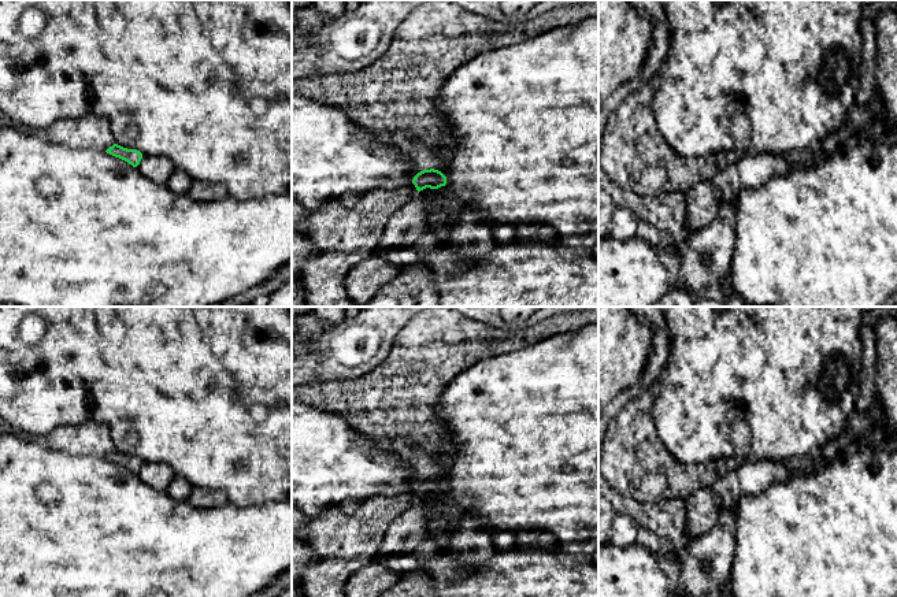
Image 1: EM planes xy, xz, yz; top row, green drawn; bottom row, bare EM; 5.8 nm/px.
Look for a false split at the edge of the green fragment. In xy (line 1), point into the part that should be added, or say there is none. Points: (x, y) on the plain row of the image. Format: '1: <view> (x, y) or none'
1: none

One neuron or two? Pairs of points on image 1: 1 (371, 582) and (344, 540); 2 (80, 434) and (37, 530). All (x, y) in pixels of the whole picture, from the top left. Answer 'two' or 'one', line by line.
1: two
2: two

